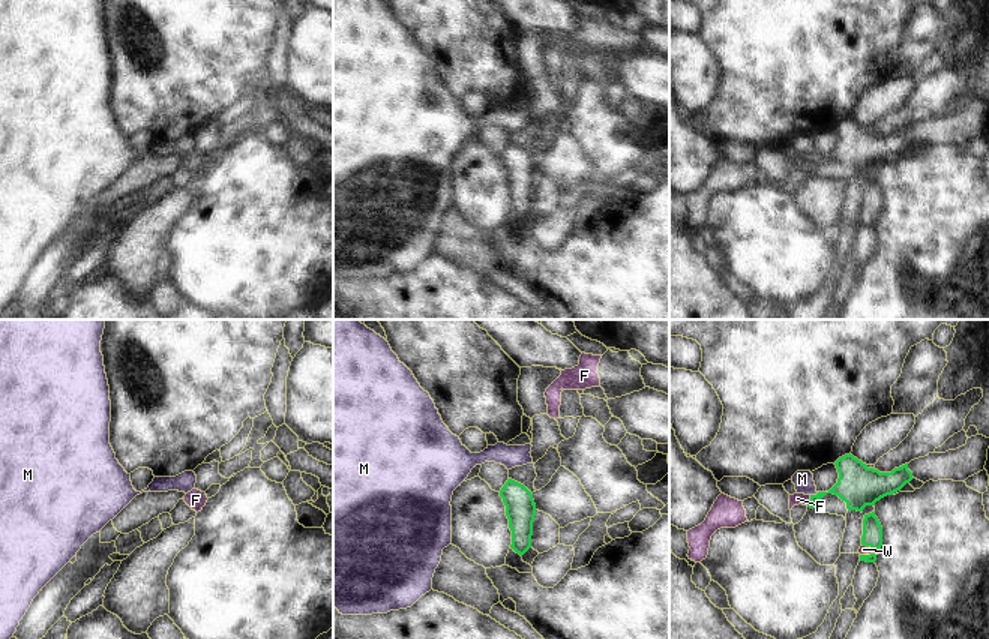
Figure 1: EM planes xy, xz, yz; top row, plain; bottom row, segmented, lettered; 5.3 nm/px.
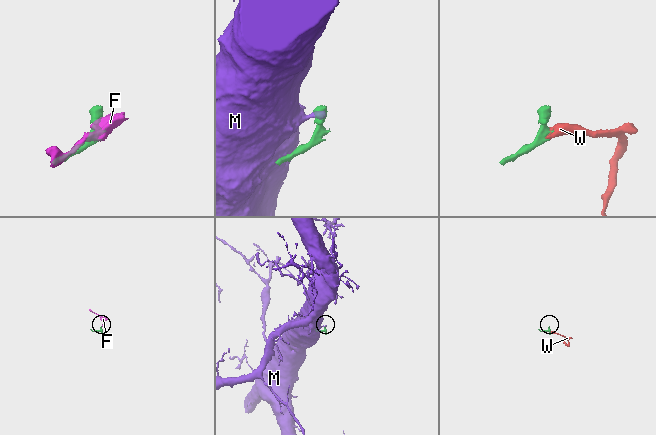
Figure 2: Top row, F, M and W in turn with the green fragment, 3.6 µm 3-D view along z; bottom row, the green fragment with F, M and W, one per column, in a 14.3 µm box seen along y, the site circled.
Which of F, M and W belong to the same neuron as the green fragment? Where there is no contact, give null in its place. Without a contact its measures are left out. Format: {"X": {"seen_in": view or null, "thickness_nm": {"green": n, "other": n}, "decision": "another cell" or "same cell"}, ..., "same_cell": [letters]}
{"F": {"seen_in": "yz", "thickness_nm": {"green": 200, "other": 60}, "decision": "same cell"}, "M": {"seen_in": "yz", "thickness_nm": {"green": 220, "other": 110}, "decision": "another cell"}, "W": {"seen_in": "yz", "thickness_nm": {"green": 110, "other": 50}, "decision": "same cell"}, "same_cell": ["F", "W"]}

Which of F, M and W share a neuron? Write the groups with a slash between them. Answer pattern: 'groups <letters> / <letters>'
groups F W / M

